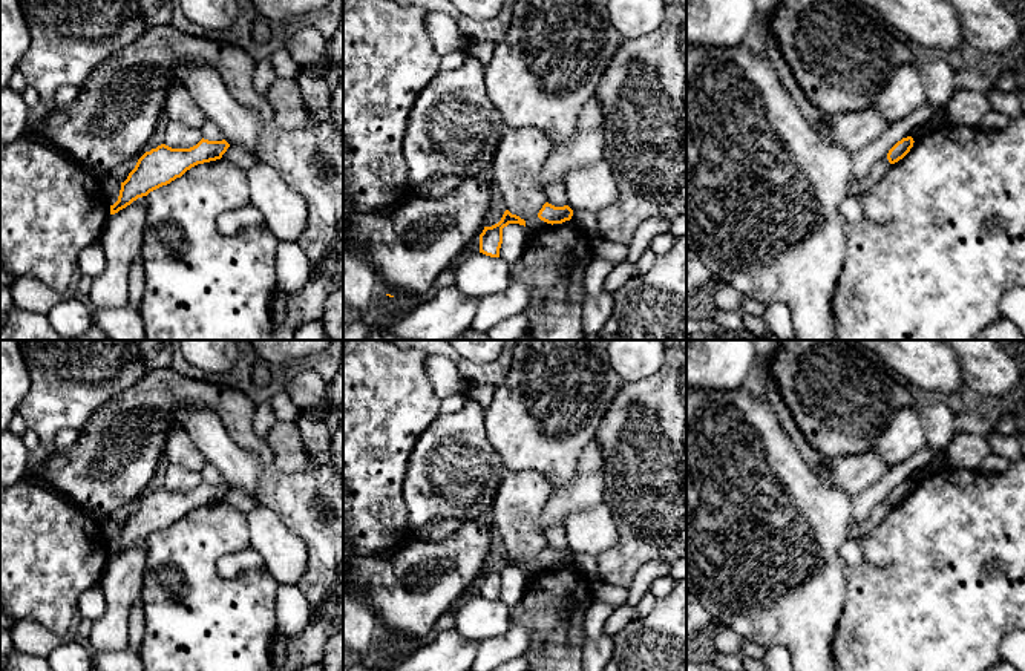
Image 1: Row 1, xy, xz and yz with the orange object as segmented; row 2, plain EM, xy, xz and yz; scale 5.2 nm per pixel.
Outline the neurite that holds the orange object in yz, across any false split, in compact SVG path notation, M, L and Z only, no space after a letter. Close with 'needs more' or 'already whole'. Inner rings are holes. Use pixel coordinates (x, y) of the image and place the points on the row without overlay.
M907 480L907 481L902 481L901 484L898 484L887 496L889 506L895 507L899 502L902 502L913 490L913 486L915 484L912 480Z; already whole

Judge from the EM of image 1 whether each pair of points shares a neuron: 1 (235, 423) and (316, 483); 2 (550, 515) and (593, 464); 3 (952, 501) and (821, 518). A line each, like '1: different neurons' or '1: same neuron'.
1: different neurons
2: same neuron
3: different neurons

